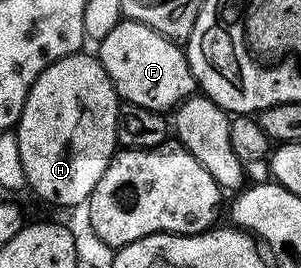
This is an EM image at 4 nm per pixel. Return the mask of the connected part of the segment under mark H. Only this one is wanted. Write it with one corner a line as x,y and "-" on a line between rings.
87,52
65,56
37,76
23,105
17,127
21,168
24,169
26,185
37,197
56,202
59,206
82,207
86,203
93,188
97,188
97,180
101,180
109,160
117,152
115,133
120,101
115,85
109,80
98,57
91,55
90,58

